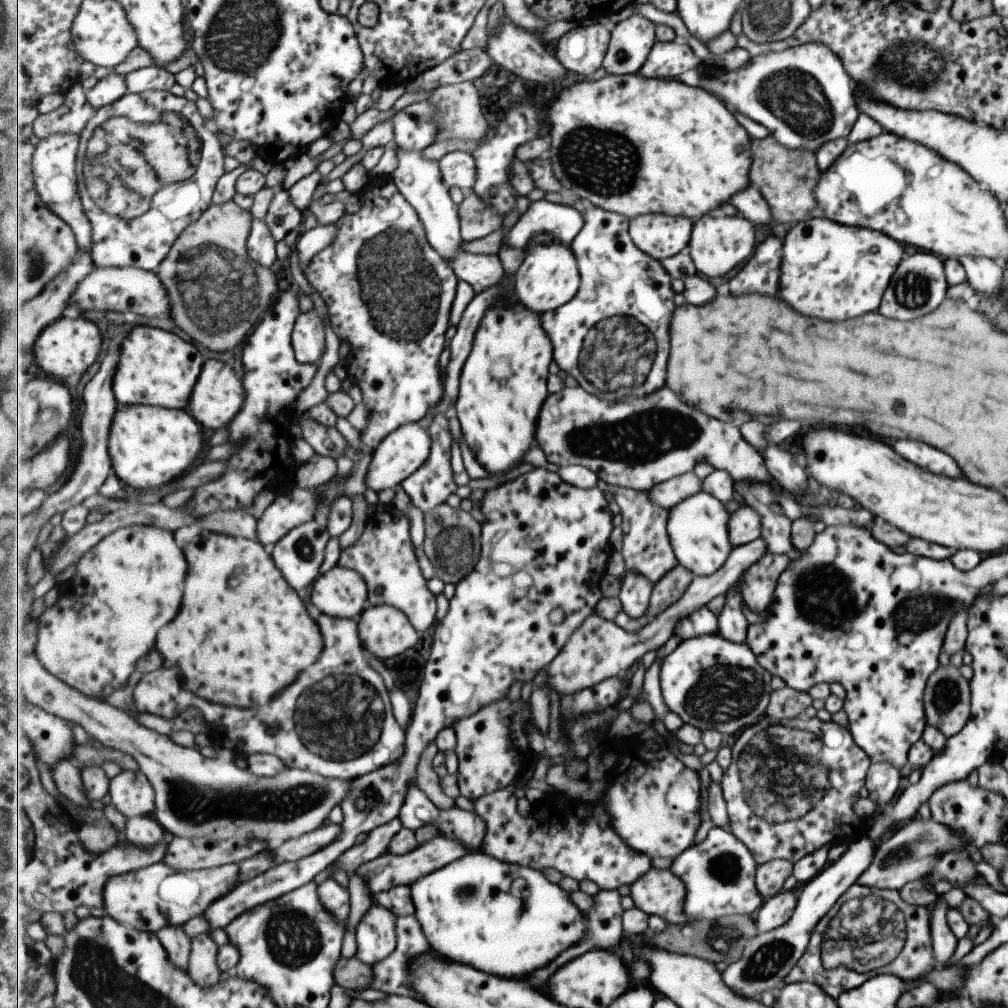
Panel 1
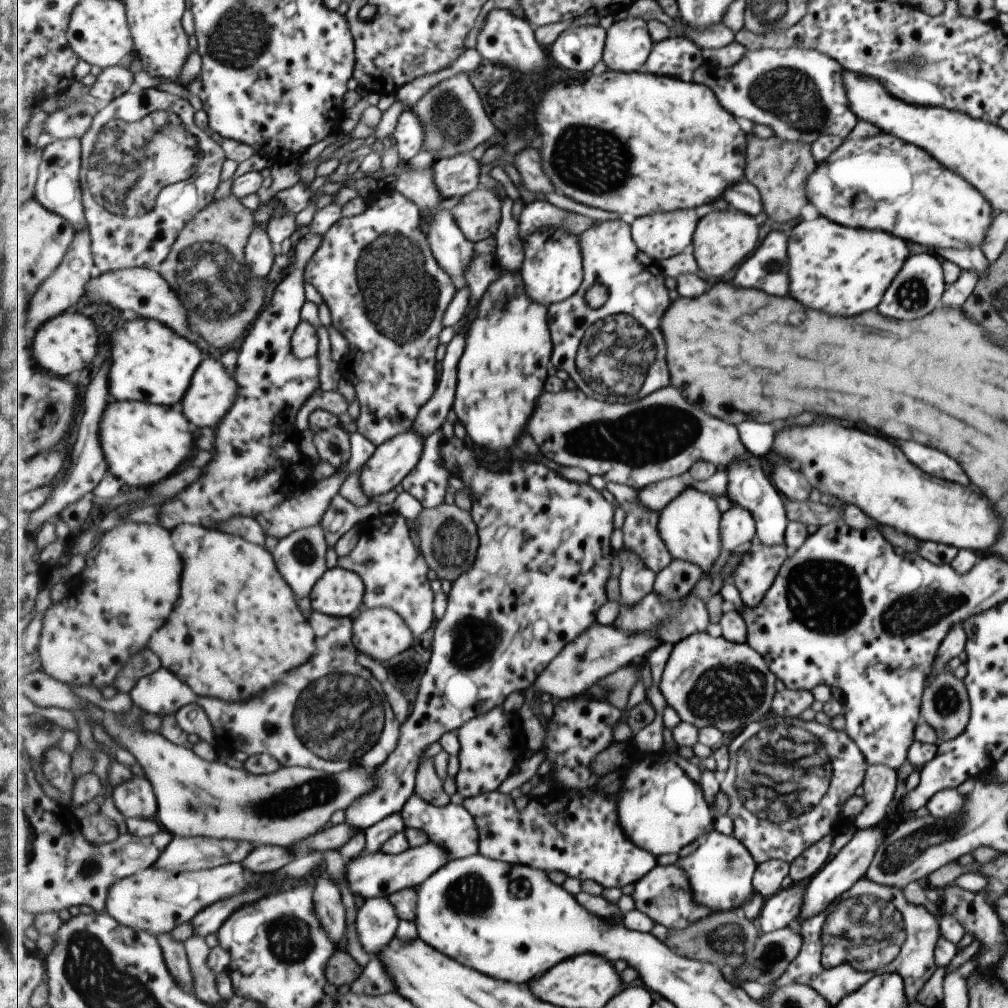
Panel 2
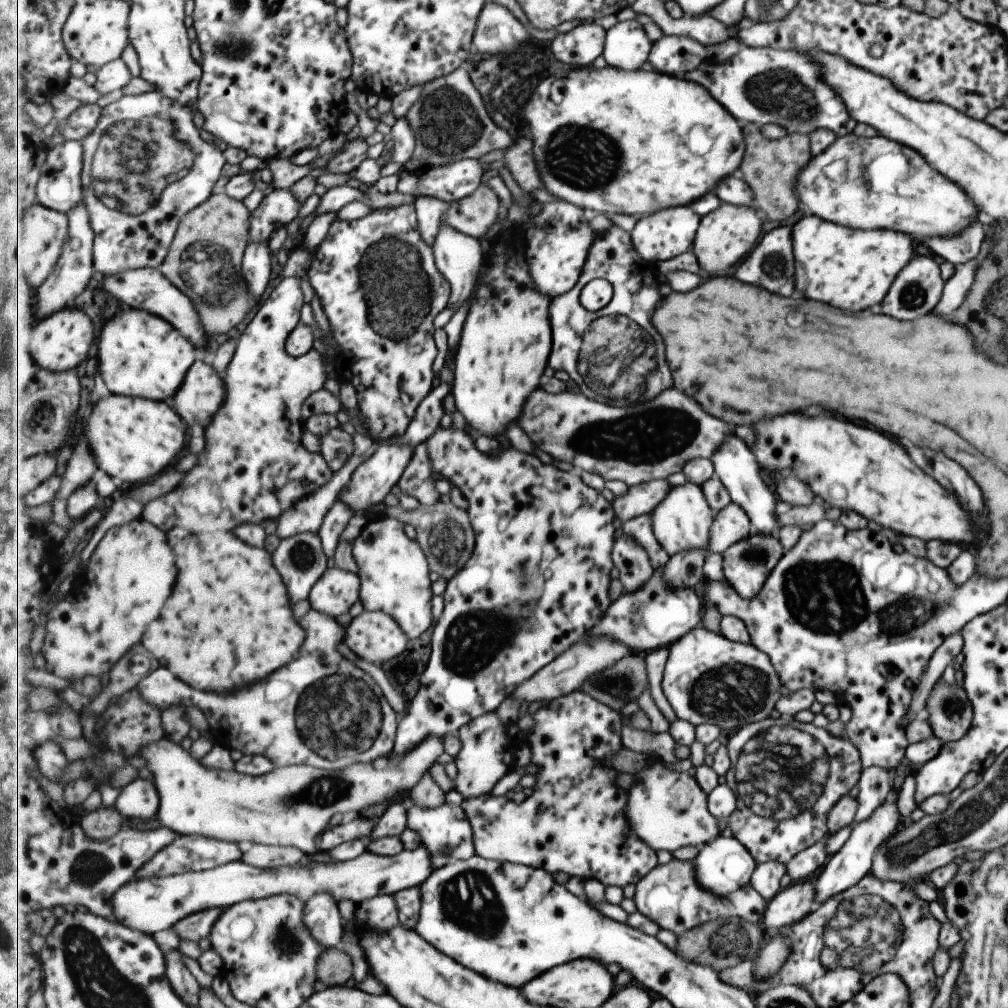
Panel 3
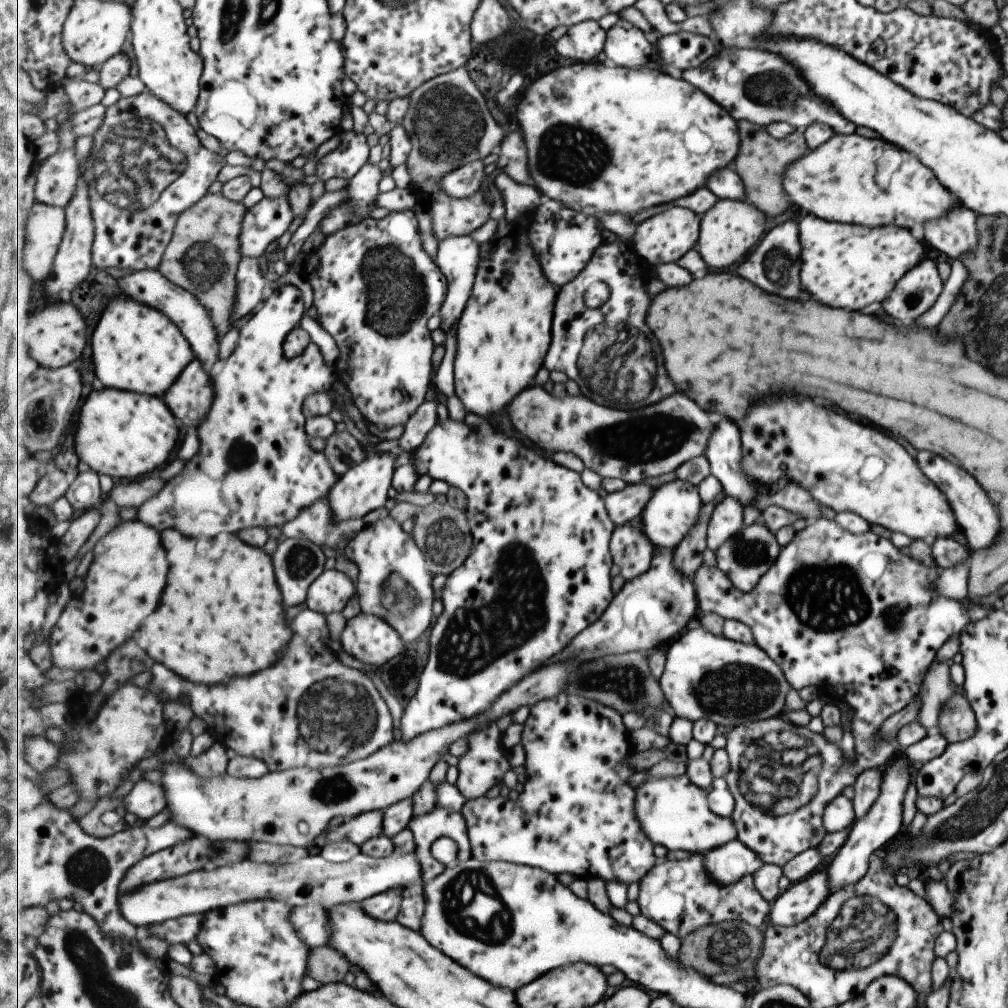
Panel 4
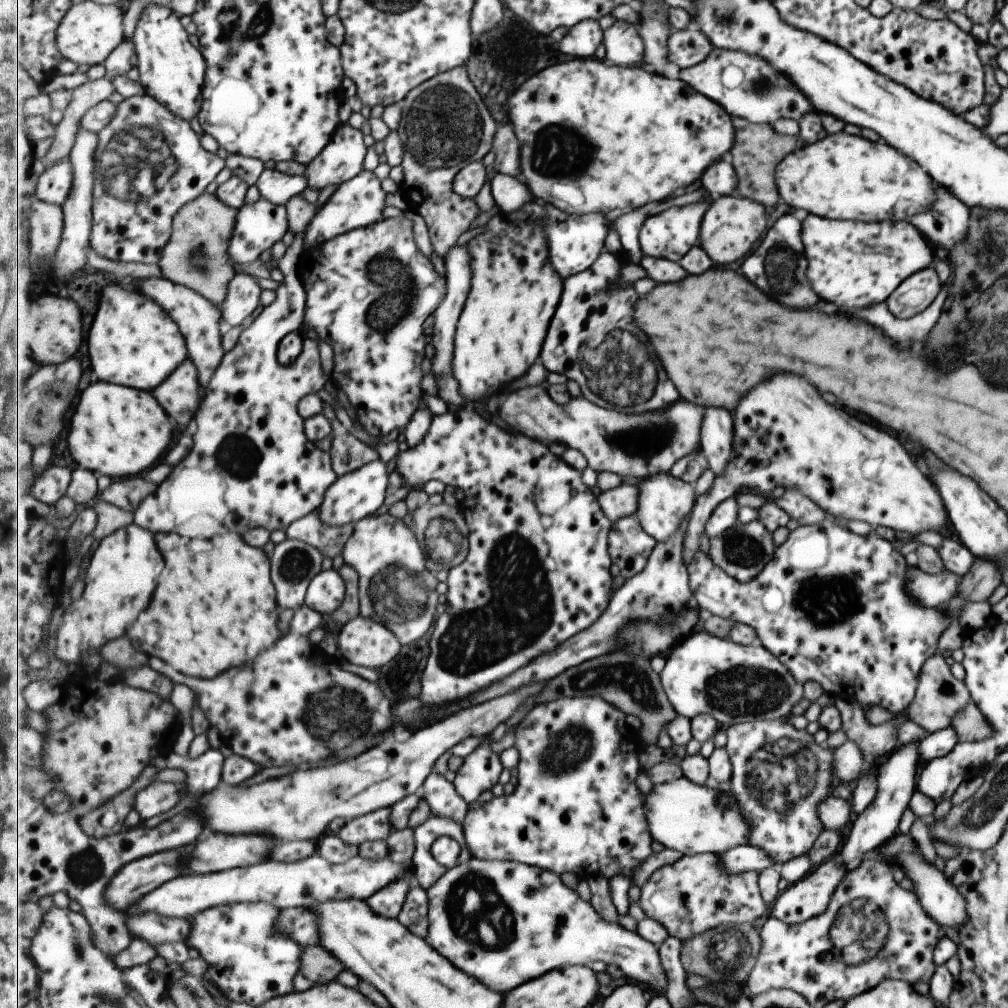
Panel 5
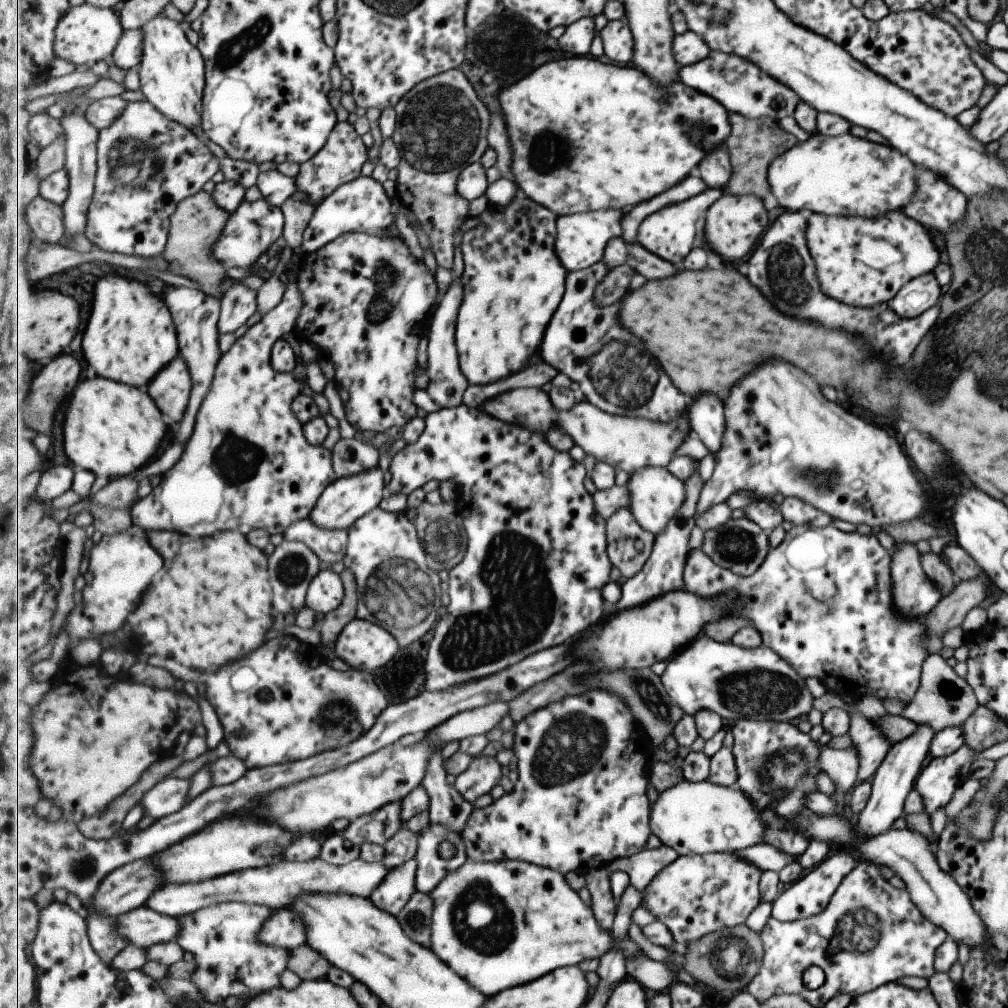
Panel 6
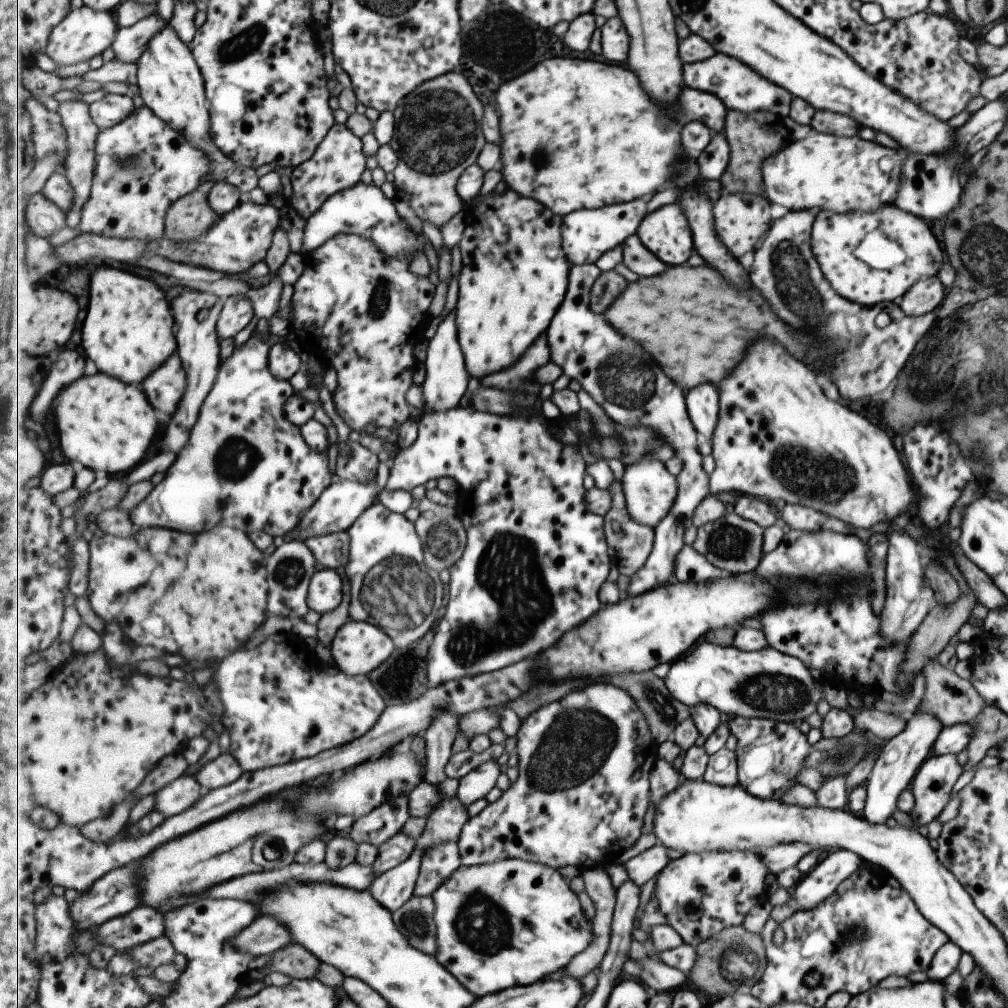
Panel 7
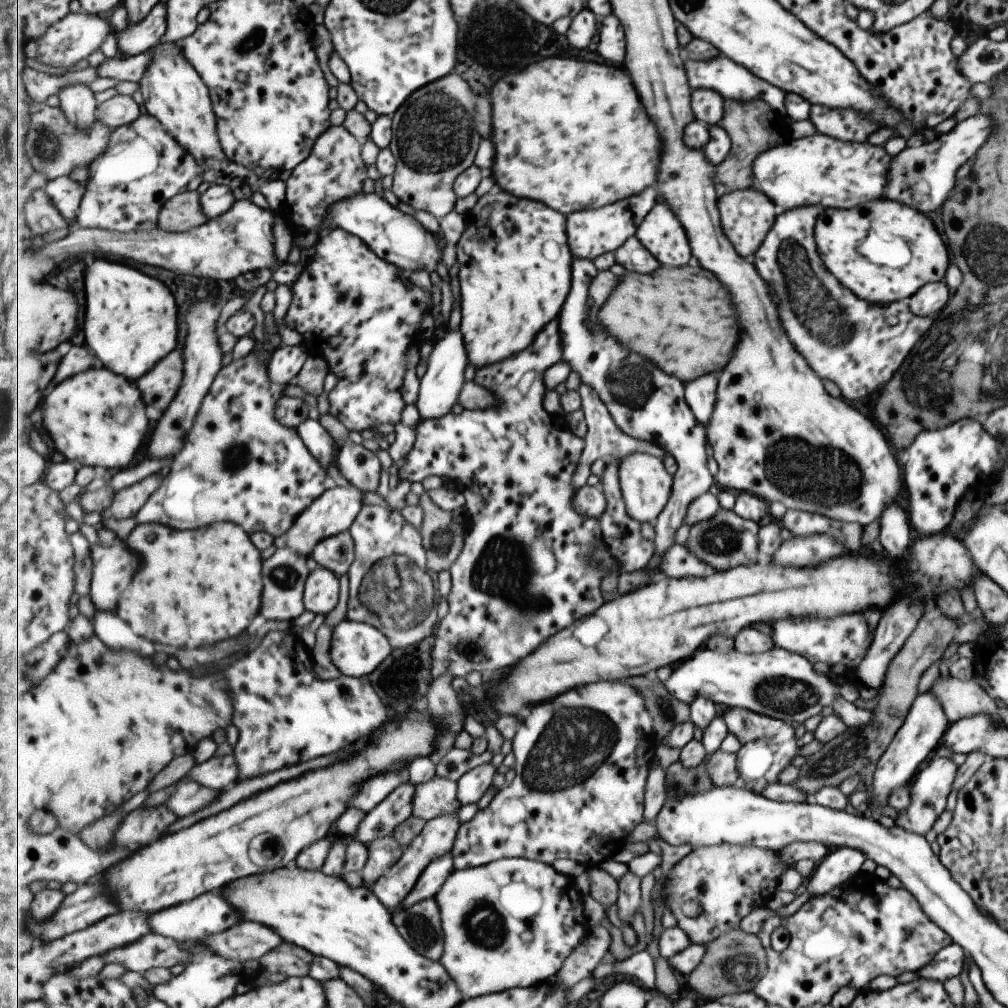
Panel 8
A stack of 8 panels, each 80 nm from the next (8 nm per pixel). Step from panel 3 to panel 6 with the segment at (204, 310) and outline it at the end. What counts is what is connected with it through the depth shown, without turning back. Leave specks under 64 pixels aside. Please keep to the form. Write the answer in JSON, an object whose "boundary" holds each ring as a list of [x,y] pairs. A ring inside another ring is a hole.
{"boundary":[[[199,191],[195,196],[182,200],[171,215],[170,235],[163,254],[166,263],[175,274],[196,281],[201,286],[201,290],[217,297],[219,301],[225,294],[219,292],[219,286],[226,277],[227,268],[216,259],[214,248],[218,246],[219,237],[229,219],[230,213],[219,208],[212,193]]]}

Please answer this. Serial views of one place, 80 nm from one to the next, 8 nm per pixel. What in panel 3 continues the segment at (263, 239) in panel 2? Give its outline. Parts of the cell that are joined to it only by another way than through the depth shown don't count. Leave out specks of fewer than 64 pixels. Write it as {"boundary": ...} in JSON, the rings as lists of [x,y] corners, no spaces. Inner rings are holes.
{"boundary":[[[251,242],[247,246],[243,260],[243,276],[247,276],[247,284],[250,285],[251,296],[255,296],[255,300],[259,300],[269,286],[273,274],[272,257],[267,243]]]}

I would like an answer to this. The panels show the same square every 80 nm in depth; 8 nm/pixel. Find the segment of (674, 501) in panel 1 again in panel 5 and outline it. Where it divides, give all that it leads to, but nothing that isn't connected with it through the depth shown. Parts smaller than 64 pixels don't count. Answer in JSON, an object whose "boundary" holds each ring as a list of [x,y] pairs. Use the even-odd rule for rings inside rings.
{"boundary":[[[621,484],[612,489],[602,491],[597,502],[601,510],[612,520],[635,515],[640,497],[639,487],[636,485]]]}

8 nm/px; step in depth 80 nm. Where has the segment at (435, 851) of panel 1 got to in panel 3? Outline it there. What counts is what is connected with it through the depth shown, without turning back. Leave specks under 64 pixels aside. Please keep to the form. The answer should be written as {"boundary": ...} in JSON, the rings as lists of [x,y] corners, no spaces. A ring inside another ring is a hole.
{"boundary":[[[423,846],[384,857],[365,851],[350,861],[327,861],[321,855],[304,856],[297,866],[263,870],[245,862],[231,862],[202,872],[183,872],[172,876],[147,876],[132,879],[113,896],[113,914],[125,927],[157,935],[172,929],[189,916],[211,908],[234,907],[245,900],[291,895],[309,902],[319,893],[331,893],[338,902],[352,900],[357,906],[379,895],[421,886],[434,872],[434,860]]]}

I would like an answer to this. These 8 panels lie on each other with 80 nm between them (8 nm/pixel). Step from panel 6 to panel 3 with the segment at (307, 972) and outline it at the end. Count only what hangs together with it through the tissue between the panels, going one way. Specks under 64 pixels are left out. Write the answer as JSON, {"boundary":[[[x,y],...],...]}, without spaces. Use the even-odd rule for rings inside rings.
{"boundary":[[[328,948],[318,964],[318,980],[327,986],[347,984],[353,976],[351,956],[337,948]]]}

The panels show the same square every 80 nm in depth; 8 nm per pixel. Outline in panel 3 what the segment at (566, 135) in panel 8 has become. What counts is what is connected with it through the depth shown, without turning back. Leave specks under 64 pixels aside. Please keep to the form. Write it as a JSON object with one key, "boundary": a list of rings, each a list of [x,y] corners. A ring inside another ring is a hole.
{"boundary":[[[611,65],[603,68],[574,67],[567,75],[549,76],[537,92],[533,94],[531,102],[525,106],[525,118],[531,126],[533,134],[534,157],[536,158],[537,168],[541,174],[541,180],[545,182],[545,188],[557,199],[561,199],[579,208],[591,210],[591,212],[605,213],[609,217],[616,214],[627,215],[632,222],[641,218],[653,215],[663,209],[671,206],[690,206],[695,199],[701,199],[702,196],[714,192],[714,188],[719,186],[719,180],[725,176],[739,174],[742,166],[743,157],[746,154],[746,136],[743,132],[743,123],[738,121],[711,93],[708,88],[697,84],[695,81],[688,81],[683,78],[676,78],[670,73],[662,73],[651,68],[649,71],[636,70],[626,71]]]}

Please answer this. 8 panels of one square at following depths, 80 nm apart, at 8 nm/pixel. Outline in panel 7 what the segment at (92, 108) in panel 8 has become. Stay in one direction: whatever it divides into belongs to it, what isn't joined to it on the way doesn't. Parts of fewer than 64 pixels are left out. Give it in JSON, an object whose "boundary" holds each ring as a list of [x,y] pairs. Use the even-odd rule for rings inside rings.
{"boundary":[[[69,99],[68,101],[60,102],[59,107],[57,108],[68,132],[68,158],[64,166],[65,173],[76,192],[74,205],[67,213],[67,222],[70,228],[77,228],[80,226],[83,206],[85,206],[87,200],[90,199],[95,176],[96,144],[101,129],[93,120],[92,114],[90,113],[90,106],[91,104],[86,103],[81,99]]]}

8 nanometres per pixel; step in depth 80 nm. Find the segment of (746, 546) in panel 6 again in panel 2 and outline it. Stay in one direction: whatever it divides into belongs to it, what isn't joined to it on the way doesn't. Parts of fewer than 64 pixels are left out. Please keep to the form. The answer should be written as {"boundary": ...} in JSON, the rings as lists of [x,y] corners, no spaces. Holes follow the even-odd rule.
{"boundary":[[[758,537],[752,544],[732,576],[744,605],[749,608],[763,604],[787,558],[784,546],[767,546]]]}

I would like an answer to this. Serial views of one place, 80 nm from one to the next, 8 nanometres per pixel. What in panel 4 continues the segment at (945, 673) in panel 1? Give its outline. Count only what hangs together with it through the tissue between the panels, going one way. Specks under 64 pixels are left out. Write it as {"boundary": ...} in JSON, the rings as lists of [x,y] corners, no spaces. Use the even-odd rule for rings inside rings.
{"boundary":[[[953,695],[942,704],[936,730],[943,734],[948,743],[961,743],[971,738],[976,728],[974,712],[964,695]]]}

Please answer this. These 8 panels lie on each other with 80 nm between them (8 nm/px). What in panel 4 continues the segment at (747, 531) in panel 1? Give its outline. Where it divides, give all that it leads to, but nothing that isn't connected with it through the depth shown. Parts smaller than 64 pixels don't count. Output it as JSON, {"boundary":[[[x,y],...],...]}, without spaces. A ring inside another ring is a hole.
{"boundary":[[[732,496],[717,504],[708,528],[708,546],[713,552],[726,543],[733,535],[737,535],[745,526],[743,520],[744,504]]]}

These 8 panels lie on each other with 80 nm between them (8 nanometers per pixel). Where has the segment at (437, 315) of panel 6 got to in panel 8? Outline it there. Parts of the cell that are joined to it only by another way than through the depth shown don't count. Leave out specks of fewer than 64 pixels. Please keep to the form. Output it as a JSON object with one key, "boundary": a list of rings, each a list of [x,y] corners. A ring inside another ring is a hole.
{"boundary":[[[446,330],[443,339],[435,341],[433,345],[426,373],[421,378],[420,395],[416,404],[421,419],[438,419],[451,413],[451,408],[459,403],[459,395],[465,384],[465,370],[470,363],[461,331]]]}

